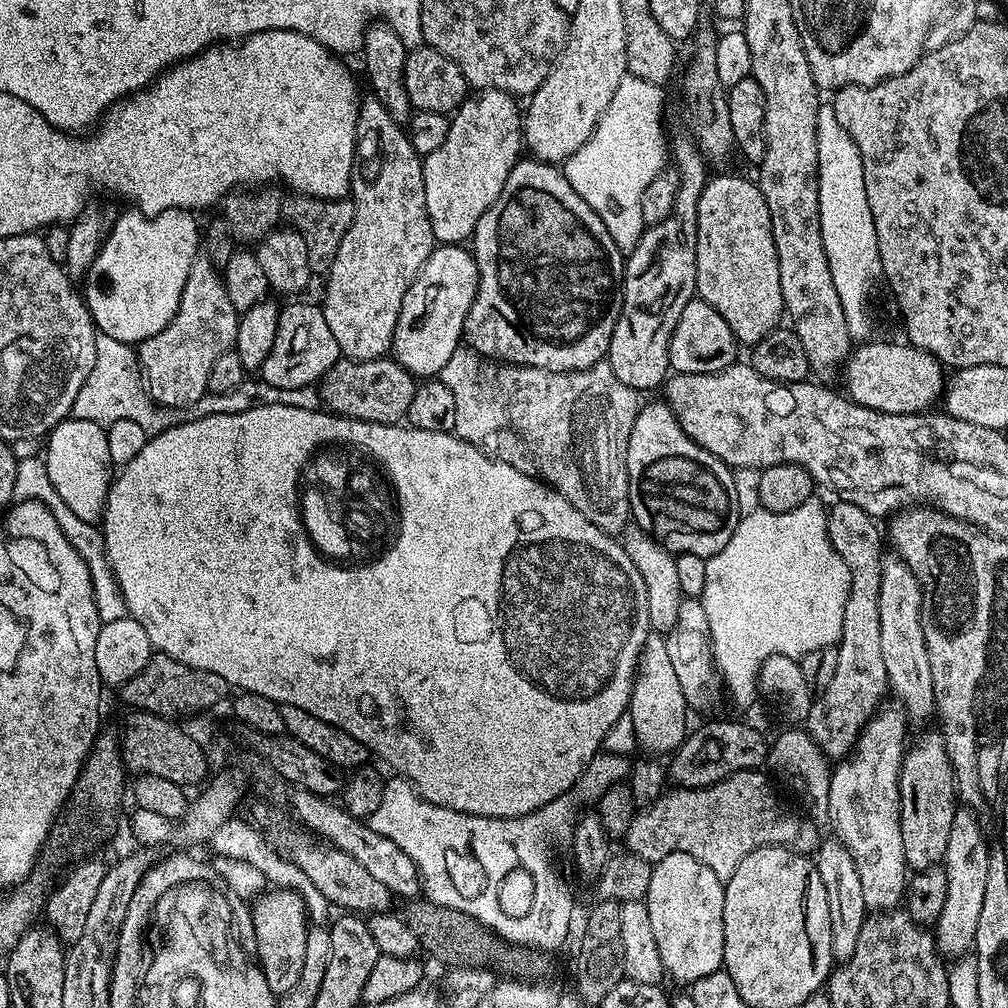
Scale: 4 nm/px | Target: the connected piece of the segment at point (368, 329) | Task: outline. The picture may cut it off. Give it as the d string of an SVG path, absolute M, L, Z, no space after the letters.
M371 94L360 101L356 119L356 152L352 156L352 183L350 199L354 206L354 222L334 254L334 262L326 274L324 300L322 307L324 317L338 342L341 357L349 360L379 360L389 355L394 326L402 310L402 298L430 258L434 241L432 227L426 210L426 190L424 189L424 166L422 157L414 150L408 140L407 131Z

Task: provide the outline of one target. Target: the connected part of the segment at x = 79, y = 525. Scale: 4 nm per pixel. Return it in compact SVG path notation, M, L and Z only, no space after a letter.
M40 456L16 461L14 497L17 501L41 500L50 510L50 514L54 514L54 518L58 518L58 526L62 526L70 546L74 546L74 550L78 550L82 562L86 562L86 566L90 570L90 582L94 586L94 606L98 606L100 623L118 622L118 618L128 615L126 598L122 598L118 578L114 578L114 570L110 570L110 562L106 562L103 531L96 524L82 522L82 518L78 518L78 514L74 514L74 510L70 510L70 506L66 506L66 502L62 502L62 498L58 498L58 494L52 488L50 474Z

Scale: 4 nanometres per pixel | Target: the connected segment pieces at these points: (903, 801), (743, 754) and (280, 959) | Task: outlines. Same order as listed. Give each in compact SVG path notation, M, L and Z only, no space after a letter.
M933 730L928 732L925 736L920 736L916 740L916 745L909 747L904 754L904 761L900 767L900 821L902 822L902 850L906 854L906 862L912 872L924 872L928 868L939 865L943 861L946 854L946 841L950 839L950 826L954 823L954 814L958 807L958 793L956 790L956 775L952 769L950 762L950 754L944 745L943 735L939 731Z
M722 720L693 729L671 755L668 776L681 788L708 788L735 772L761 767L767 759L768 742L754 728L740 722Z
M276 888L255 897L251 909L256 931L254 943L256 943L255 959L258 961L258 966L264 972L272 992L277 994L288 992L294 986L294 982L298 982L298 974L302 974L304 936L310 927L308 913L304 909L304 900L289 888Z

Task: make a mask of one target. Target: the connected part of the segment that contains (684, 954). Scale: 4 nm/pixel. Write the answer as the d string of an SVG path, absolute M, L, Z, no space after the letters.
M675 852L652 864L650 886L646 903L650 914L650 930L654 930L654 942L658 942L658 954L662 954L662 966L669 977L690 986L706 974L721 971L724 963L724 905L725 881L710 870L698 858Z

